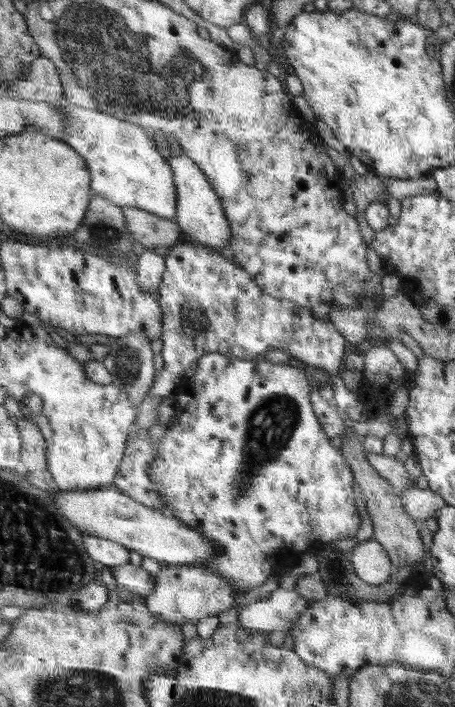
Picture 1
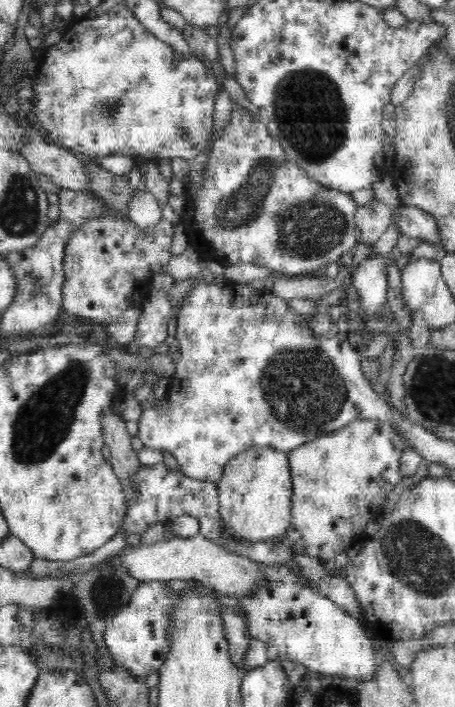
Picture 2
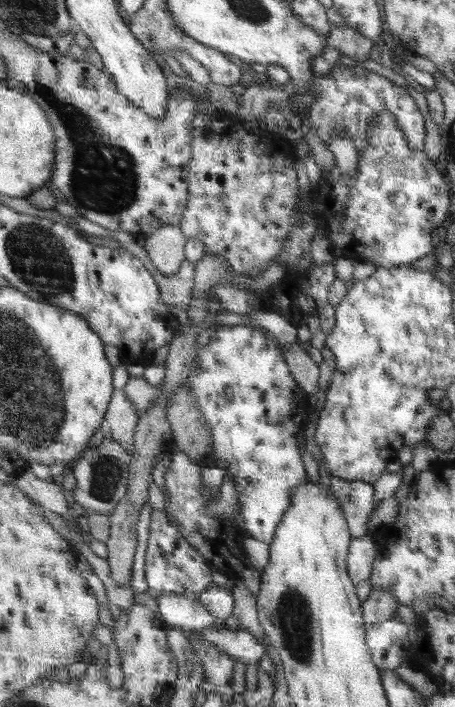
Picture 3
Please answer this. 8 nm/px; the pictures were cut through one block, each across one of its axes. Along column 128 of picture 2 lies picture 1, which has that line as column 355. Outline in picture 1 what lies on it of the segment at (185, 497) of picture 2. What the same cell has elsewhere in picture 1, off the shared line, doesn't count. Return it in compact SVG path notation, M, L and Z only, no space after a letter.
M206 353L194 365L196 373L192 378L183 378L174 392L173 398L173 425L168 426L165 436L157 444L155 459L151 462L151 481L155 483L155 491L159 494L163 504L159 510L165 514L179 518L180 522L186 522L194 530L198 530L211 544L216 547L216 552L209 558L207 563L200 566L216 571L228 579L228 583L234 583L238 593L244 595L249 590L262 586L271 576L286 570L287 567L295 567L299 564L302 554L310 552L310 546L316 542L331 542L342 540L356 535L360 518L358 510L354 506L354 492L352 484L352 469L348 458L342 450L337 449L330 443L329 436L322 432L322 426L317 416L312 412L310 406L310 386L298 368L290 364L274 364L263 356L256 356L253 359L230 358L220 353Z

